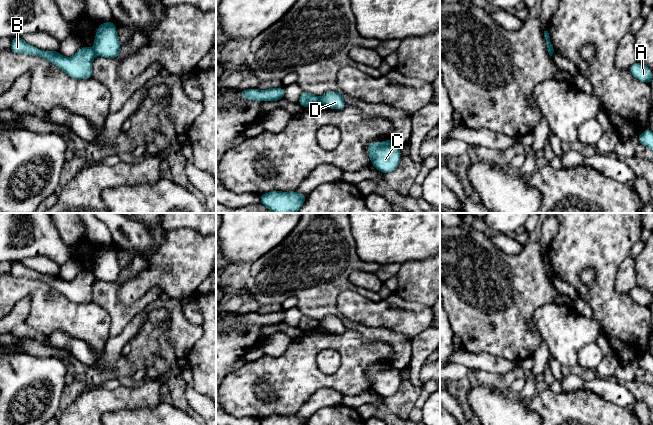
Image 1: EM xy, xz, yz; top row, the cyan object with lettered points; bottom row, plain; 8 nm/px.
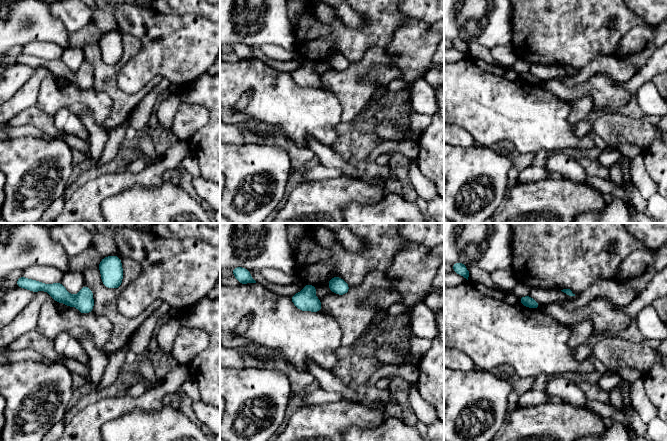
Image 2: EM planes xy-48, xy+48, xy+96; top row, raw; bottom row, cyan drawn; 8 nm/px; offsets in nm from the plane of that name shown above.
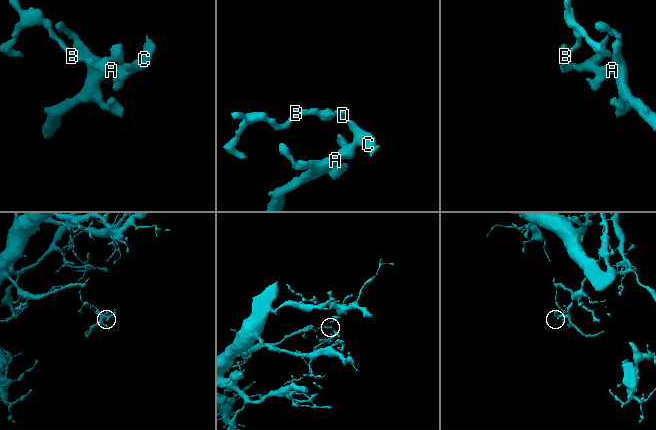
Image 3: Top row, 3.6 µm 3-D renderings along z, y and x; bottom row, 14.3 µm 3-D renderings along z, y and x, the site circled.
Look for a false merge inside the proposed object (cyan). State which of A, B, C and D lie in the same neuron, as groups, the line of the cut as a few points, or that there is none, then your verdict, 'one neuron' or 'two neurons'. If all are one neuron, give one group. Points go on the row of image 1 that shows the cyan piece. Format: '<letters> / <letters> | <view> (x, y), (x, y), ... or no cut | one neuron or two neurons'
A C D / B | xy (93, 48), (96, 54) | two neurons

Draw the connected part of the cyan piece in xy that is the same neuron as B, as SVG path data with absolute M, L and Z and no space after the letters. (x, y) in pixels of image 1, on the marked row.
M22 37L11 38L12 43L10 50L13 52L42 57L58 66L71 78L92 78L92 61L96 55L92 48L83 46L72 57L67 58L62 56L58 51L45 51L31 46L30 44L27 44Z

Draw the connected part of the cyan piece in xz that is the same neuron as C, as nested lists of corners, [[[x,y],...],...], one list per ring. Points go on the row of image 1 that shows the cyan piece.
[[[390,139],[370,143],[367,151],[372,165],[385,174],[393,172],[401,160],[400,146]]]

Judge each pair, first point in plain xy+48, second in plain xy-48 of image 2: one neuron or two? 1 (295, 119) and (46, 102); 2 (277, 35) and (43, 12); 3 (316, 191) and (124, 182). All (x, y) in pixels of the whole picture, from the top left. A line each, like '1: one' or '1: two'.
1: one
2: one
3: one

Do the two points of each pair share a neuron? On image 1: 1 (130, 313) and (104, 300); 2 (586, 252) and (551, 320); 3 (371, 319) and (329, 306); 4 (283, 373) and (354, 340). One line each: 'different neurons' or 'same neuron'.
1: same neuron
2: different neurons
3: different neurons
4: same neuron

